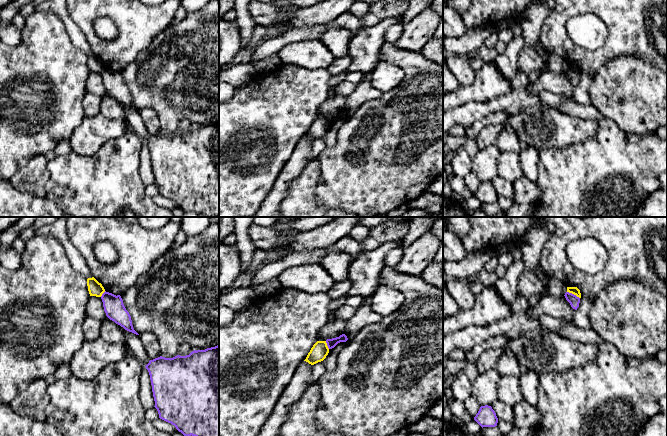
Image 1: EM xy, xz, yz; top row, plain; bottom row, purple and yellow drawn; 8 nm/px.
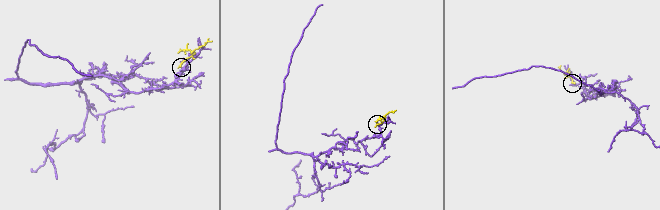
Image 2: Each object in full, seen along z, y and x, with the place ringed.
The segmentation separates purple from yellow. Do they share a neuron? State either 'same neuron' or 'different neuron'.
different neuron

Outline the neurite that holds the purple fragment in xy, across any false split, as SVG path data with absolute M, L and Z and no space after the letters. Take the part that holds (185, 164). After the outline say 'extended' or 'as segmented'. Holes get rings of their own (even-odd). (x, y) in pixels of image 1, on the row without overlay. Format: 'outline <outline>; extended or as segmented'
outline M219 121L194 126L186 132L160 132L145 143L150 151L159 194L174 201L184 212L219 217Z; as segmented

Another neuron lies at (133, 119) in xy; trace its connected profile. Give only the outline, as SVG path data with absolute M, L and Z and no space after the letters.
M122 103L124 109L125 109L125 113L126 113L126 117L125 120L127 122L127 124L132 128L132 130L142 139L142 140L146 140L146 127L145 124L142 120L142 118L139 115L139 111L136 111L132 108L129 108L127 106L125 106Z

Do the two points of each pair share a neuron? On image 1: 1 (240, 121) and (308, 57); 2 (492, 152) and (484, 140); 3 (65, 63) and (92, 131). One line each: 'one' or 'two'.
1: two
2: two
3: two

